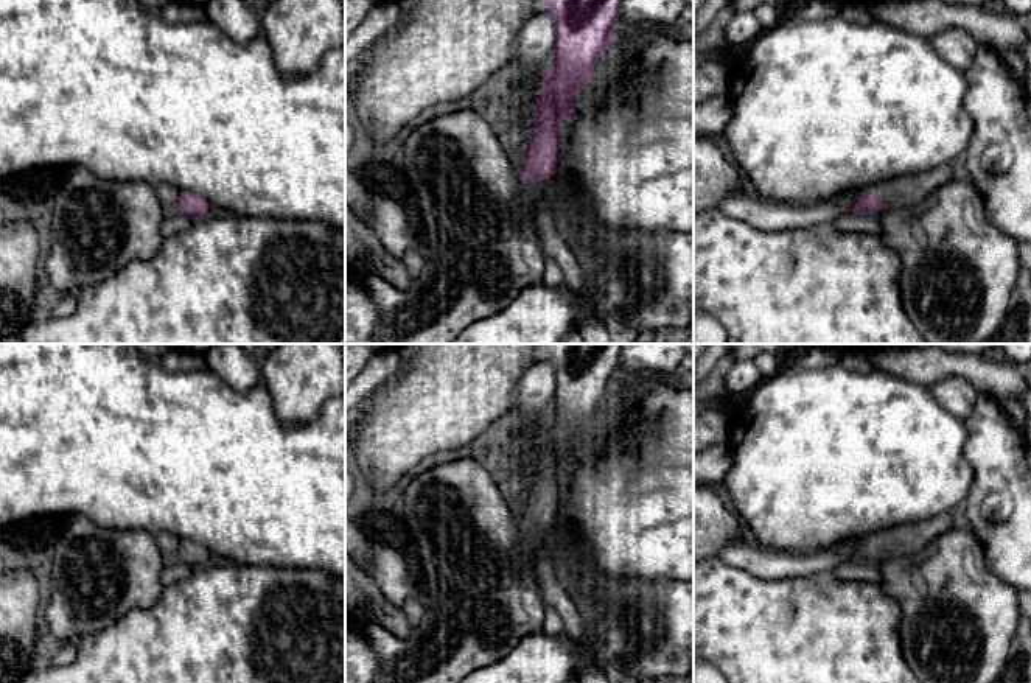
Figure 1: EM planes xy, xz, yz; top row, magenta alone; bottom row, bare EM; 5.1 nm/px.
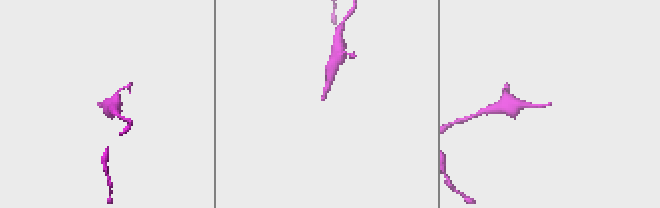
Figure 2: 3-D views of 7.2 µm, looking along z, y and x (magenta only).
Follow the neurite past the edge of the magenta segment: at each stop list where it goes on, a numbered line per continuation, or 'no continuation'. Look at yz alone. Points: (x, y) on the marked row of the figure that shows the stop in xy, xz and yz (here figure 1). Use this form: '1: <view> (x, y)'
1: yz (907, 192)

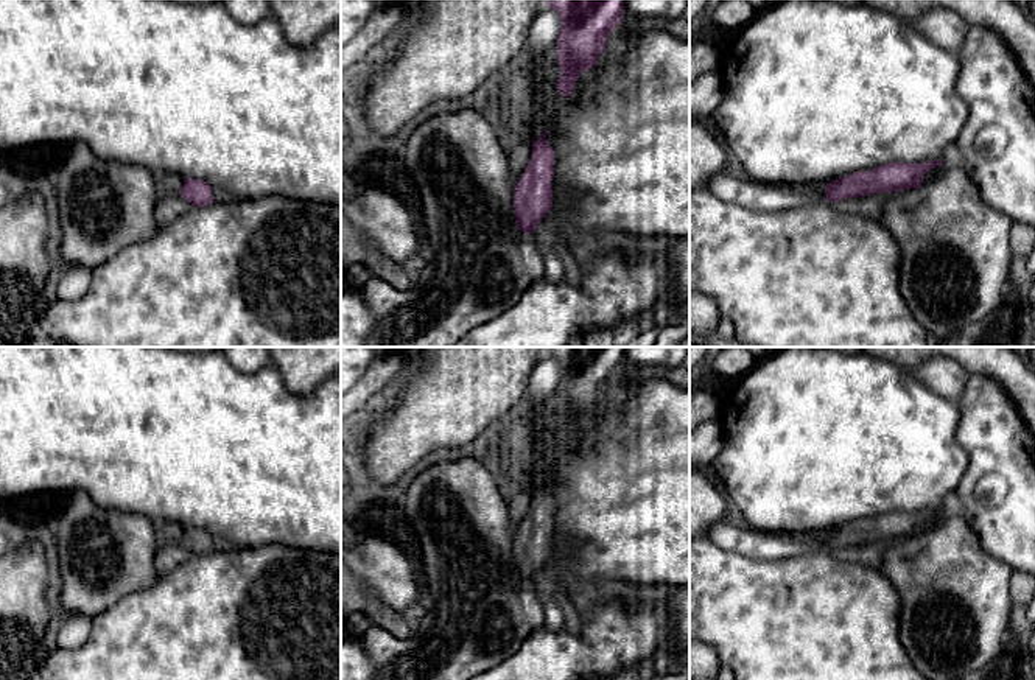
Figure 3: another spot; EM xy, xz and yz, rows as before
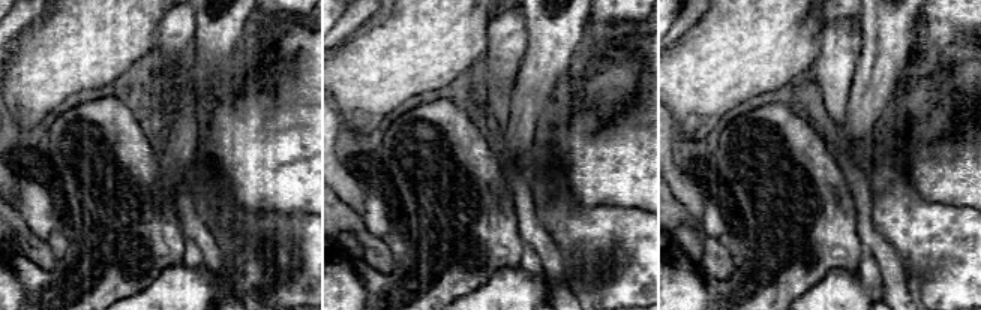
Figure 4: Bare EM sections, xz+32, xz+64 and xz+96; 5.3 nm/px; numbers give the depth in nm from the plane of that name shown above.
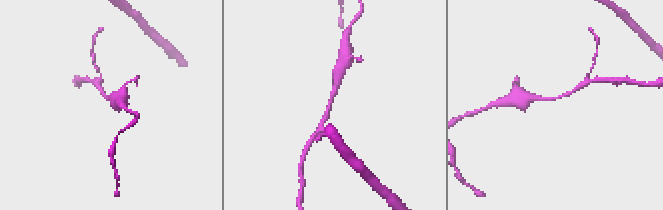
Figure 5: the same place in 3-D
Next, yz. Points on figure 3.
no continuation

